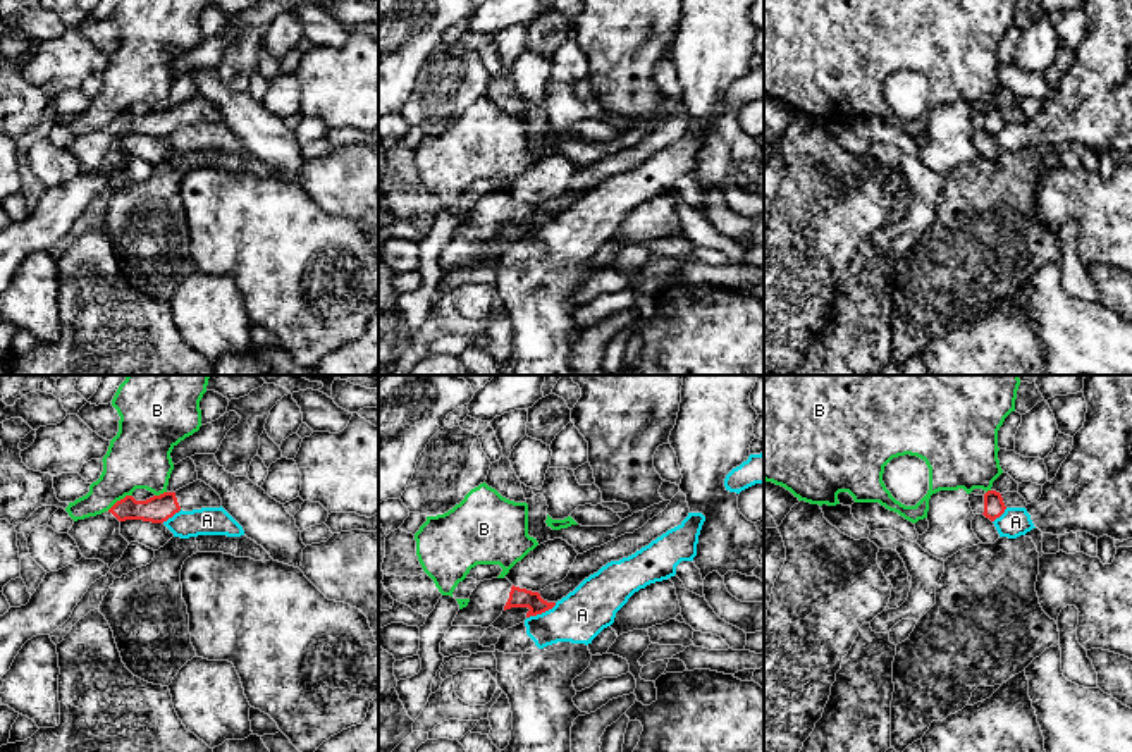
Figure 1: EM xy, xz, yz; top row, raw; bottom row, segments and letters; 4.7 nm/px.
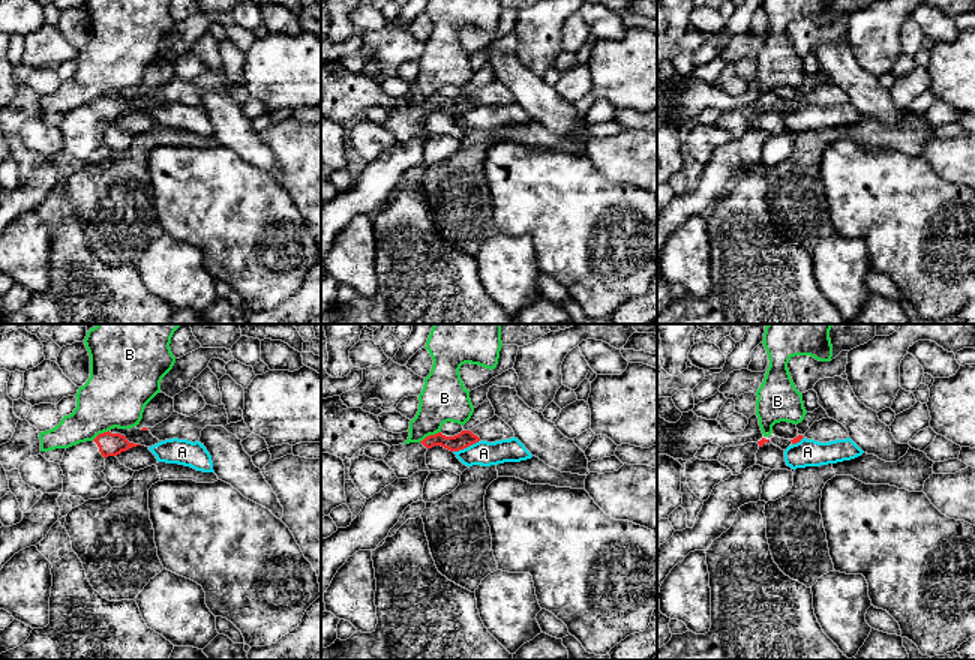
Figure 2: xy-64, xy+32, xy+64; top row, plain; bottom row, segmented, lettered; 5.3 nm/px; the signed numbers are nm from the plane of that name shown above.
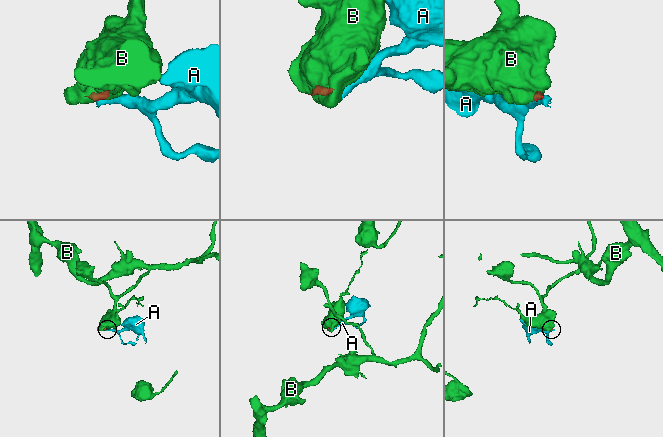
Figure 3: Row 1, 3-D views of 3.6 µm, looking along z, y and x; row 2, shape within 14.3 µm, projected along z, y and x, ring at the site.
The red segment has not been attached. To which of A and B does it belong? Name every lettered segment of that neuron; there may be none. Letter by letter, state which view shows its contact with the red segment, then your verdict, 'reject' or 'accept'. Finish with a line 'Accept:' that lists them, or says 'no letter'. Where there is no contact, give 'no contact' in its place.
A: xz | reject
B: xy | reject
Accept: no letter

